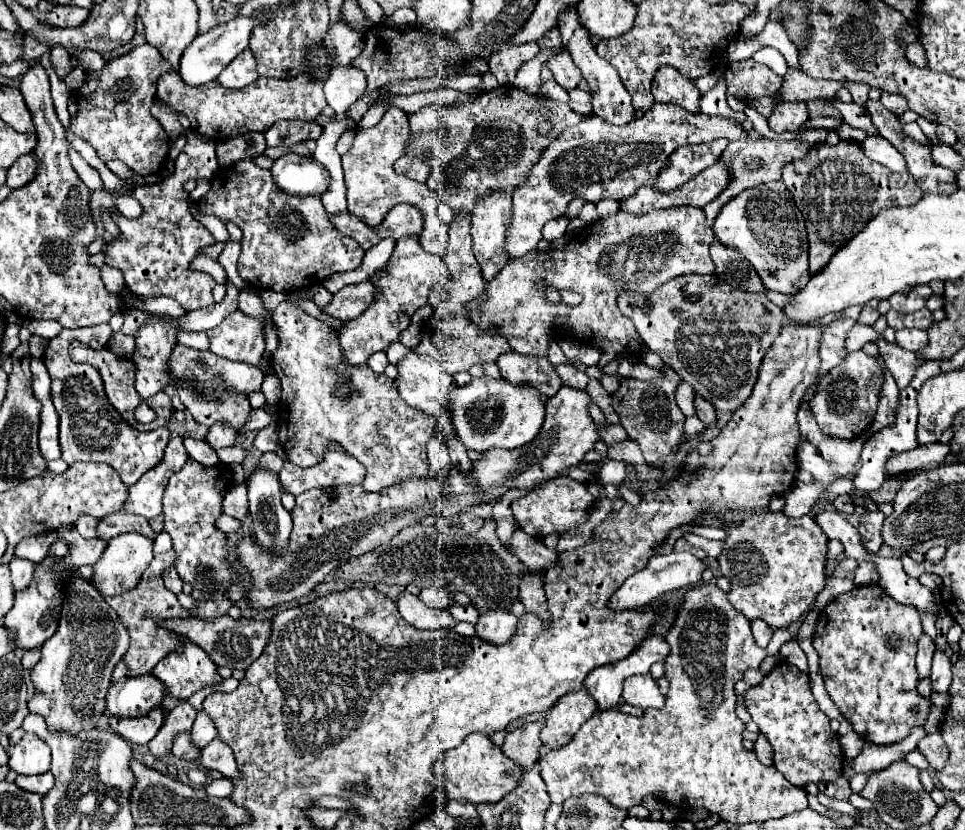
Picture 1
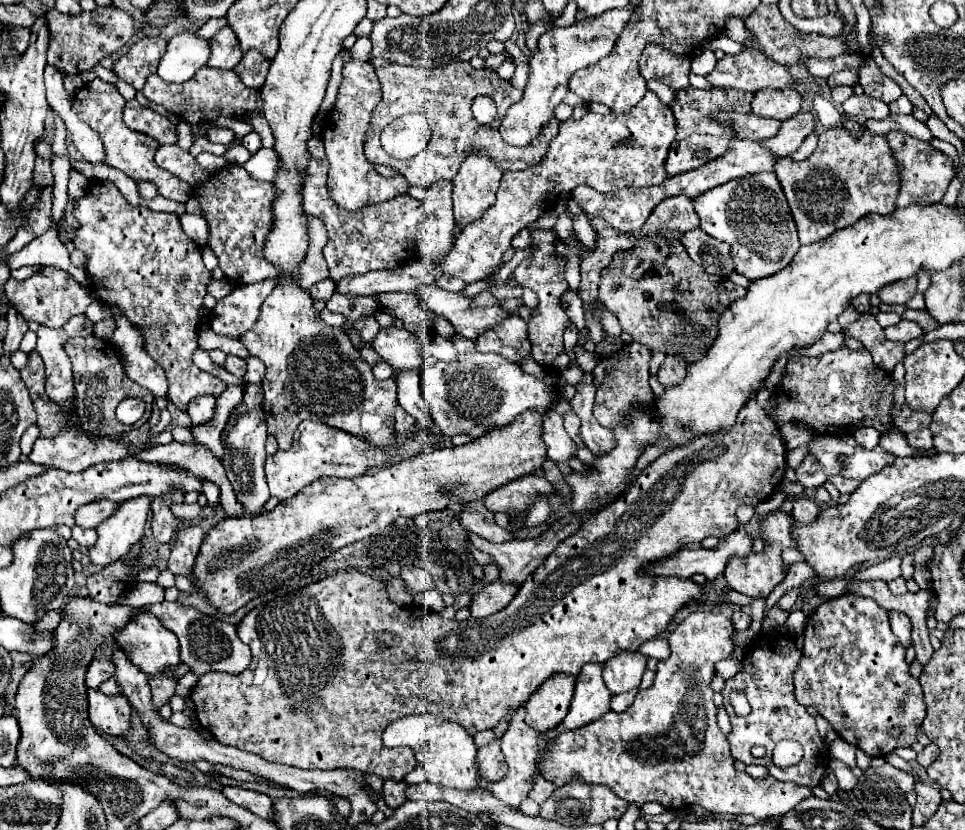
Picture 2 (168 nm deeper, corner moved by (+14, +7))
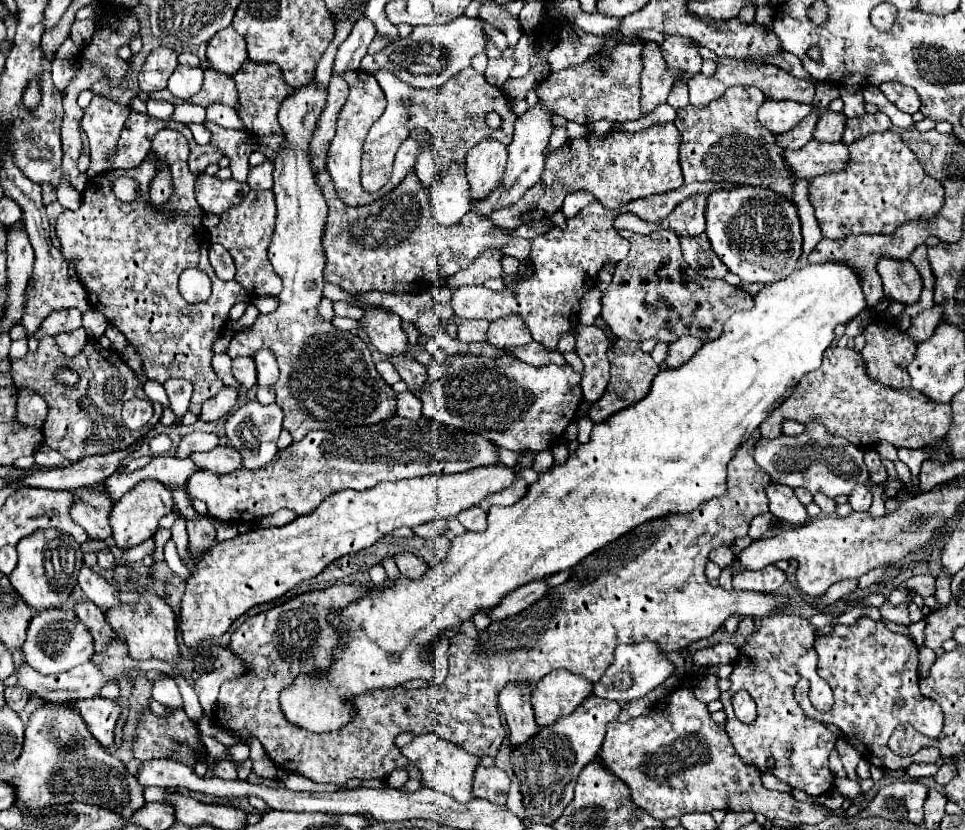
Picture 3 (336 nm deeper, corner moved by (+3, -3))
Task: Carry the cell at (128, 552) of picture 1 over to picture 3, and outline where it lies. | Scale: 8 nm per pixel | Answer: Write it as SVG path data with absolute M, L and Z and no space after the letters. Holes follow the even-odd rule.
M141 480L137 482L123 498L119 498L109 514L109 522L113 528L113 540L119 548L133 548L145 540L149 540L155 530L157 522L175 508L171 492L159 480Z

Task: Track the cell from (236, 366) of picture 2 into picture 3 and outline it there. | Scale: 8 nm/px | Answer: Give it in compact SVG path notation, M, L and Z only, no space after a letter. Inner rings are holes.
M241 356L233 358L233 374L237 382L245 388L253 388L257 384L257 370L255 370L255 360L251 356Z

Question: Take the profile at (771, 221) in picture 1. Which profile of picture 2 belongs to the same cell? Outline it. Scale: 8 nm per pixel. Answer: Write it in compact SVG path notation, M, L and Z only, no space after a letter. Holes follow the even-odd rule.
M772 172L750 174L720 184L694 198L694 210L700 218L700 228L706 234L730 244L736 272L750 280L774 276L792 262L800 248L792 212L776 174Z

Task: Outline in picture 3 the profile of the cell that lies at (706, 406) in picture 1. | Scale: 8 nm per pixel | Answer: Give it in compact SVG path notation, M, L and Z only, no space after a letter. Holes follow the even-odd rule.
M681 336L677 342L673 342L669 346L669 354L667 354L667 364L669 368L679 368L685 362L689 362L689 358L703 346L703 340L695 338L695 336Z

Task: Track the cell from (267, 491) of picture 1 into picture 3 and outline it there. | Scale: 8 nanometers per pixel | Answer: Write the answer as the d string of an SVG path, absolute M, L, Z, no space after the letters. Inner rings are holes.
M249 400L243 406L239 406L225 422L225 434L229 438L229 444L239 448L243 454L243 464L247 470L257 470L259 466L265 466L273 460L277 454L277 438L281 432L283 422L283 410L277 404L261 404L259 400Z

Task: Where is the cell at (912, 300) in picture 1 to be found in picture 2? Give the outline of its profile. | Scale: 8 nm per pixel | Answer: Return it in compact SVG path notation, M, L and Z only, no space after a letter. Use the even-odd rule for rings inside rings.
M916 278L900 280L900 284L890 284L884 292L878 292L878 298L884 304L906 304L916 294Z

